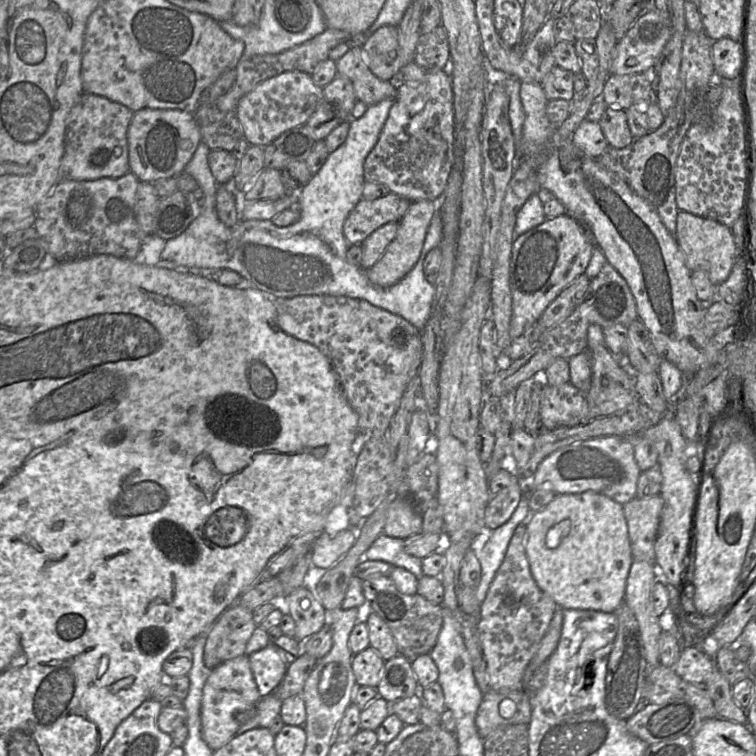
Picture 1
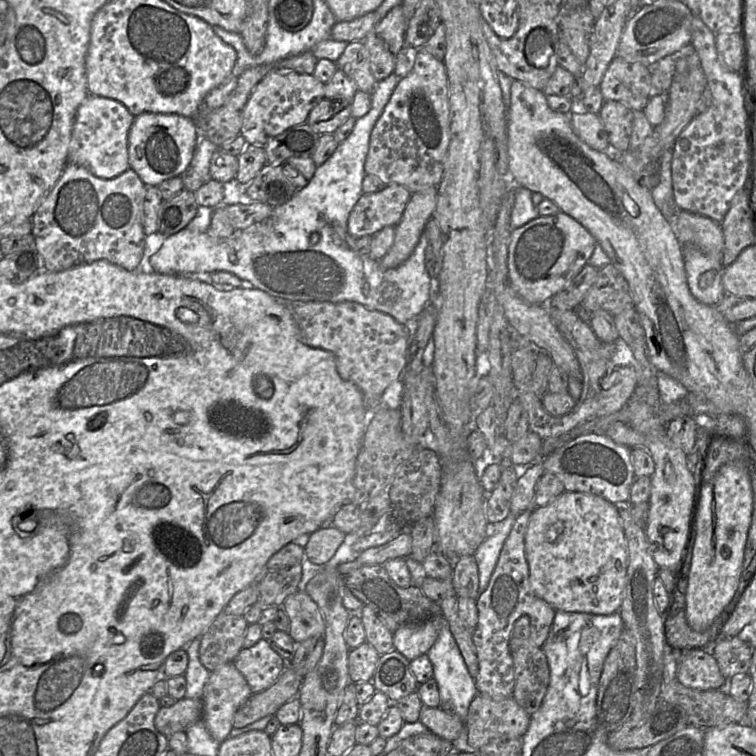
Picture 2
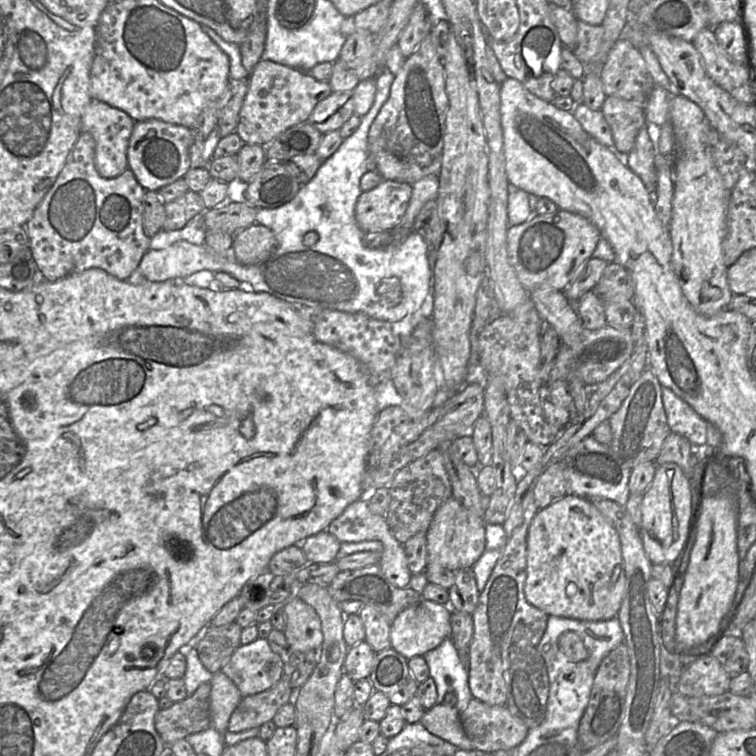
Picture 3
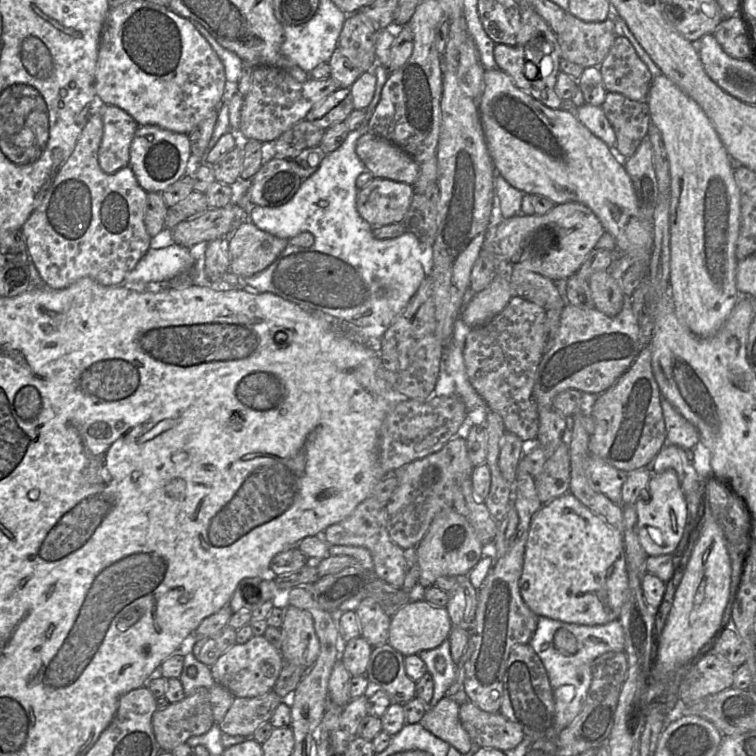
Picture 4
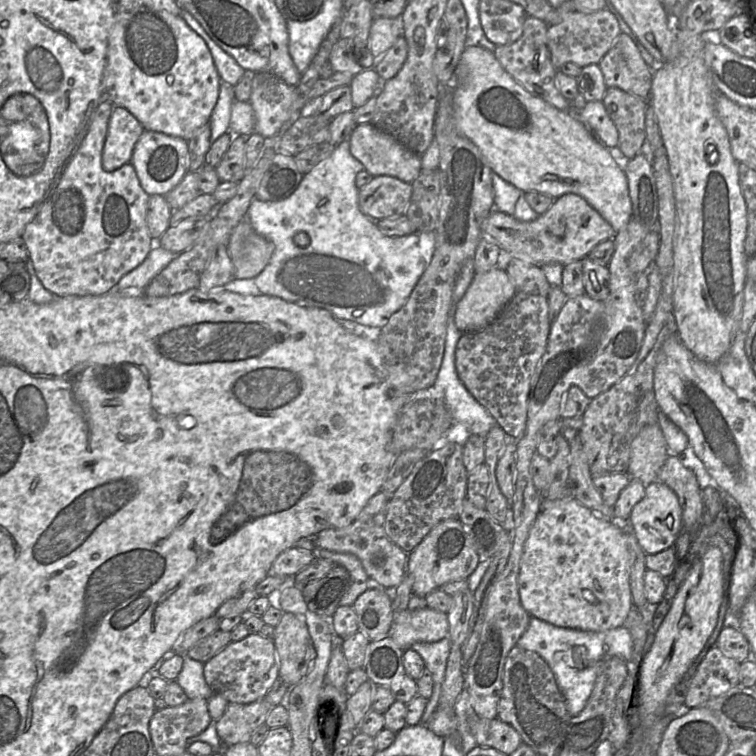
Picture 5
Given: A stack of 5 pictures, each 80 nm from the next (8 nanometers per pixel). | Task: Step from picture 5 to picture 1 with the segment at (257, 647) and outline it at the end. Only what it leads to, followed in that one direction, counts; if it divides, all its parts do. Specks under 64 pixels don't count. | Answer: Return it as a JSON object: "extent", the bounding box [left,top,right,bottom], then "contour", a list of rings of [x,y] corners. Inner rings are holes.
{"extent":[249,644,289,697],"contour":[[[271,644],[249,655],[249,663],[261,697],[274,693],[289,665]]]}

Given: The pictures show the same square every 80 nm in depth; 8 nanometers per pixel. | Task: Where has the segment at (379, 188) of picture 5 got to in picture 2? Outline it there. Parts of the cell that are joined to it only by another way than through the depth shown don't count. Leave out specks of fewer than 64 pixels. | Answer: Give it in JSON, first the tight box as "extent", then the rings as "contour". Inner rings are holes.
{"extent":[348,184,411,239],"contour":[[[398,184],[386,185],[380,192],[363,193],[349,215],[348,233],[358,239],[373,236],[387,226],[395,227],[411,195],[409,189]]]}

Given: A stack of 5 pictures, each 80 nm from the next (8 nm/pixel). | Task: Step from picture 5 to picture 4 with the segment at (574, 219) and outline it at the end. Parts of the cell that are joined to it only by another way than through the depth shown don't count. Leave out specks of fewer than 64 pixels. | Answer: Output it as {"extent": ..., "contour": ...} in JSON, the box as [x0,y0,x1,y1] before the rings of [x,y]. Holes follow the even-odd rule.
{"extent":[496,202,605,281],"contour":[[[568,202],[555,205],[544,215],[520,214],[502,219],[496,226],[496,246],[512,265],[521,265],[555,281],[577,274],[604,233],[605,229],[590,208]]]}

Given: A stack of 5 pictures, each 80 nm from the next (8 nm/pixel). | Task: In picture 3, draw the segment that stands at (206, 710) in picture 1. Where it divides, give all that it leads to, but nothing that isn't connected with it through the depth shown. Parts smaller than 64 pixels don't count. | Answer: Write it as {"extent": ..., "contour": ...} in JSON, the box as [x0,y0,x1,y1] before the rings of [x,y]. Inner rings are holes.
{"extent":[210,671,243,735],"contour":[[[222,671],[213,674],[210,685],[211,727],[223,735],[228,731],[229,719],[243,696],[234,682]]]}

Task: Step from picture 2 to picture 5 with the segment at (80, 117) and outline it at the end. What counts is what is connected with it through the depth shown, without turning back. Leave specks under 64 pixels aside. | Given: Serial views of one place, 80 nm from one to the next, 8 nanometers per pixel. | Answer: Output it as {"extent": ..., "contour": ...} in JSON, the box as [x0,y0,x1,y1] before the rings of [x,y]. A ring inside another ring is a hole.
{"extent":[102,106,143,172],"contour":[[[114,106],[102,151],[104,170],[111,172],[129,163],[143,131],[140,122],[128,110]]]}

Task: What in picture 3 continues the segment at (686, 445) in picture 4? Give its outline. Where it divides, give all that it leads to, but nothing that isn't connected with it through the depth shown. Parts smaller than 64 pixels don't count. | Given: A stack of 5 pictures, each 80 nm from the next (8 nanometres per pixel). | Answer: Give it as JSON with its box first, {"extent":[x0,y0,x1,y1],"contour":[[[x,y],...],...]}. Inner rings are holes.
{"extent":[662,386,707,445],"contour":[[[662,386],[662,402],[671,432],[686,437],[691,445],[705,445],[707,421],[671,389]]]}

